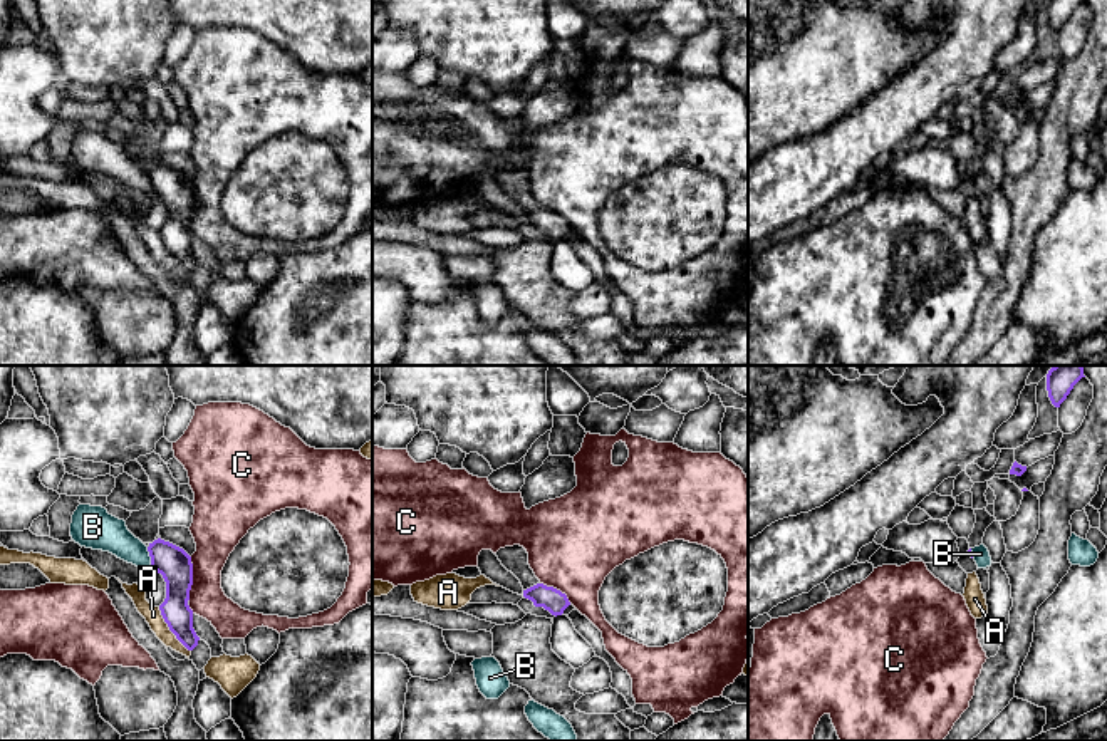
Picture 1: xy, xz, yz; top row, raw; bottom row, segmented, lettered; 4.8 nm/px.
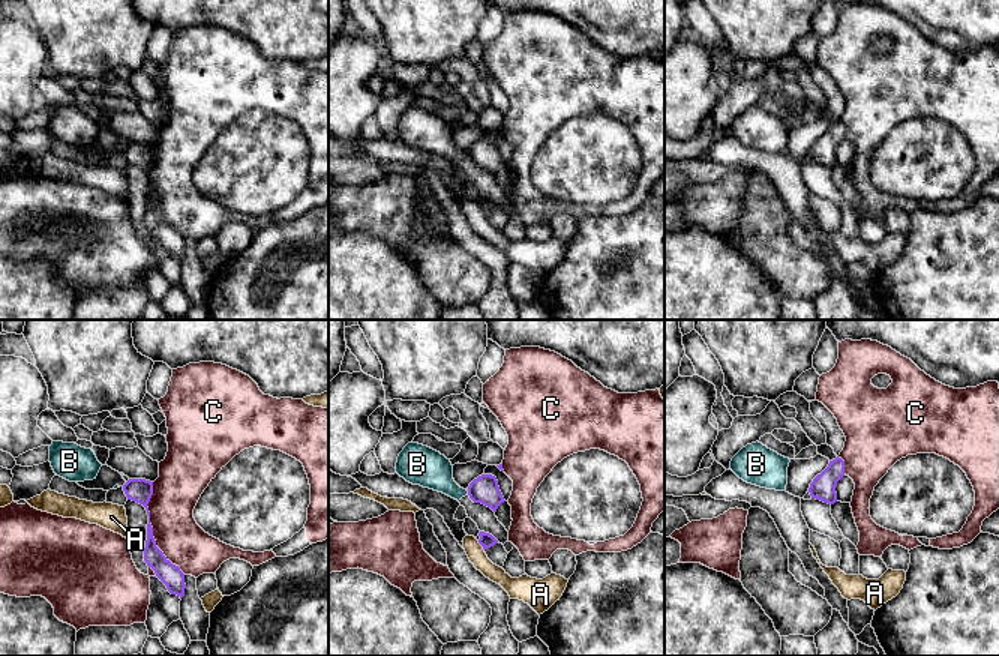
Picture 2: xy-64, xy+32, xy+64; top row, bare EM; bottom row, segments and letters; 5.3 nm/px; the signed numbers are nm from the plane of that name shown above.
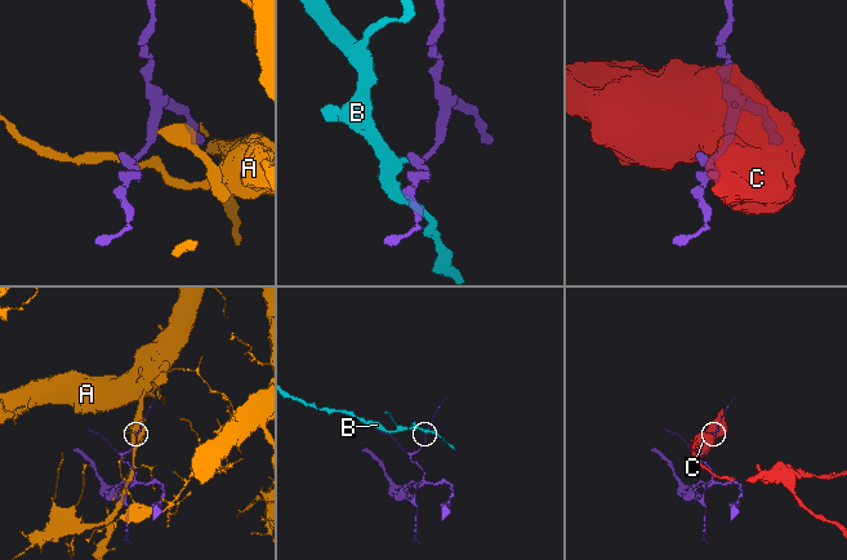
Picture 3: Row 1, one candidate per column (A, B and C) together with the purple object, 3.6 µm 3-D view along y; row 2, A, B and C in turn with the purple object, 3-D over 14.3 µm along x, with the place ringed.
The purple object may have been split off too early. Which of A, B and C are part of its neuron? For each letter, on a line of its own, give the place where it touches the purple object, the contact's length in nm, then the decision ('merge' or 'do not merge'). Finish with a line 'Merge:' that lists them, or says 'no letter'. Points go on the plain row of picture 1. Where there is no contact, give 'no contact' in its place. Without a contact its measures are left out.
A: meets purple in xy at (170, 253); contact 260 nm long; do not merge
B: meets purple in xy at (151, 181); contact 100 nm long; do not merge
C: meets purple in xy at (192, 203); contact 200 nm long; do not merge
Merge: no letter

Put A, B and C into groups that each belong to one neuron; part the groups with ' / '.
A / B / C

